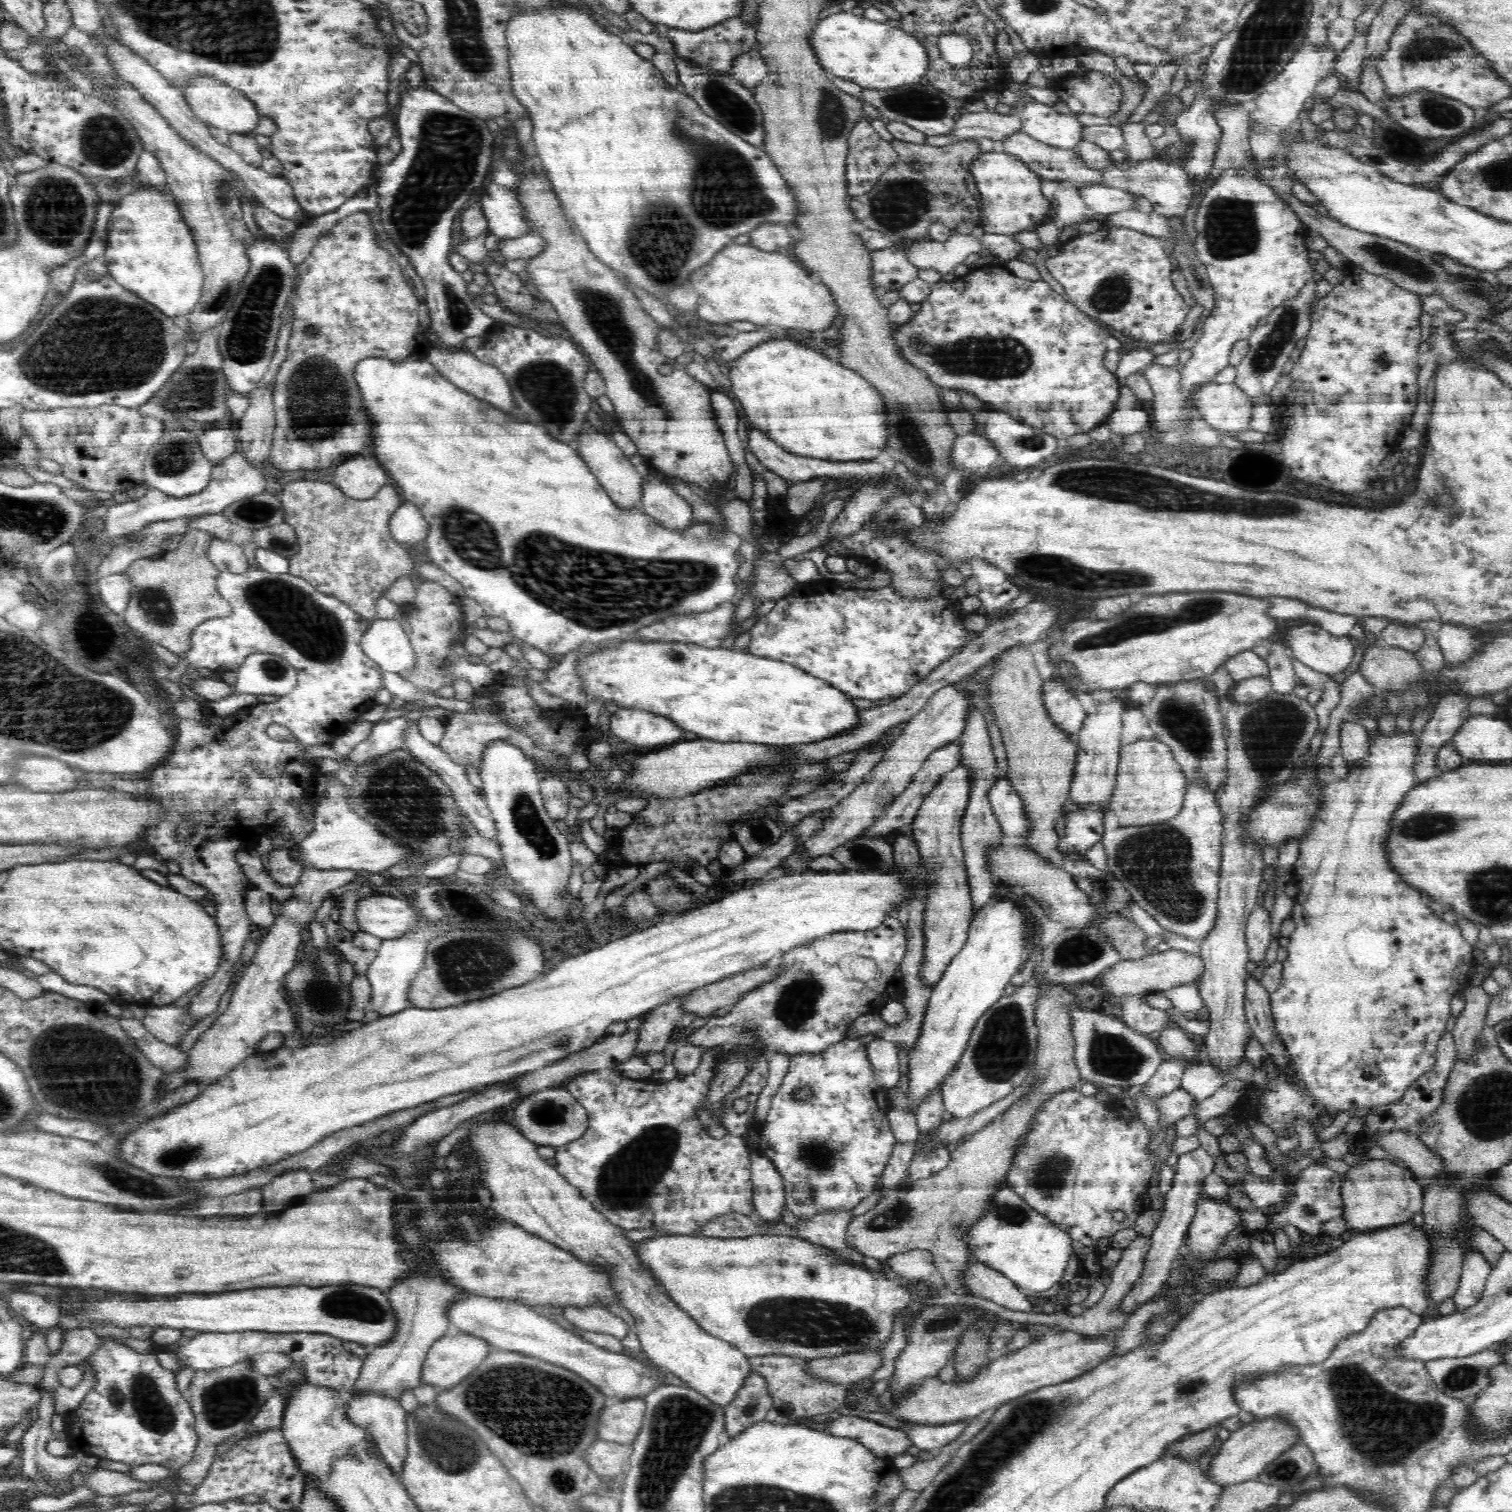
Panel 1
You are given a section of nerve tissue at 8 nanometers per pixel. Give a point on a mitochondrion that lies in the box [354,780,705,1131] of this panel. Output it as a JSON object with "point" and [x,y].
{"point":[469,965]}

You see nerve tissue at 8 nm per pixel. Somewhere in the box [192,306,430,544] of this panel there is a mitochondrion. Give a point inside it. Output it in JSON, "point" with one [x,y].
{"point":[319,403]}

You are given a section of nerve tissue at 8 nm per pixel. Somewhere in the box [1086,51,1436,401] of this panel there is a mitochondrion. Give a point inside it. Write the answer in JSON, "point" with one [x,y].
{"point":[1230,230]}

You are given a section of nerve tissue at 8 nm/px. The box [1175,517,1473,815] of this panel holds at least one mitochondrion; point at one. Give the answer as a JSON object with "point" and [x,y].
{"point":[1271,733]}

